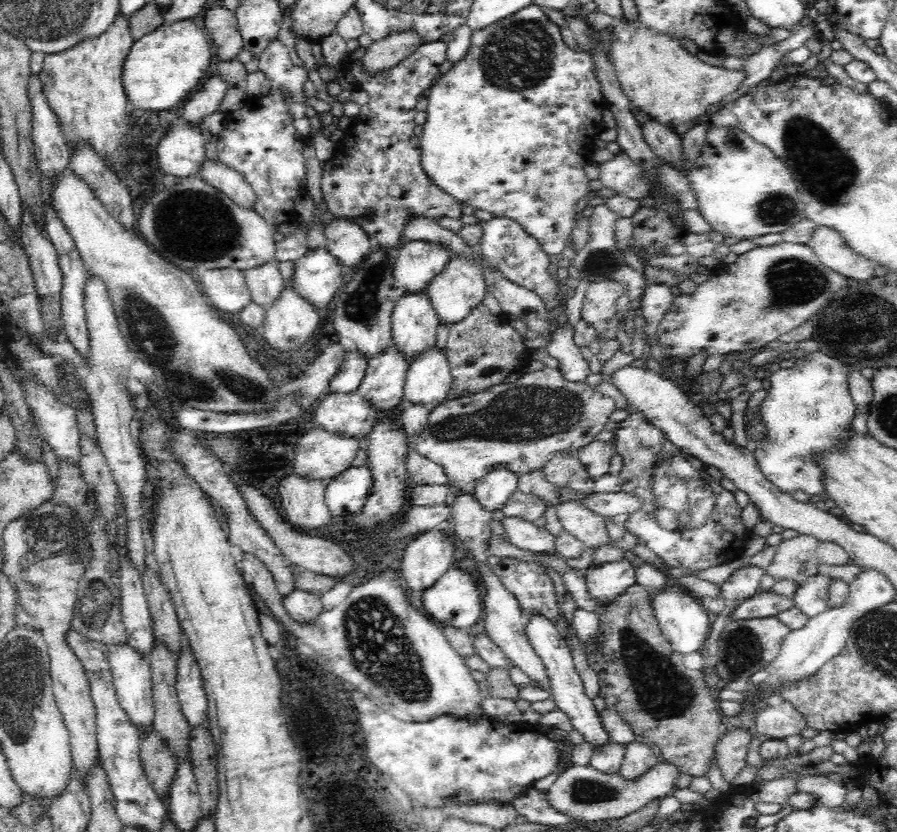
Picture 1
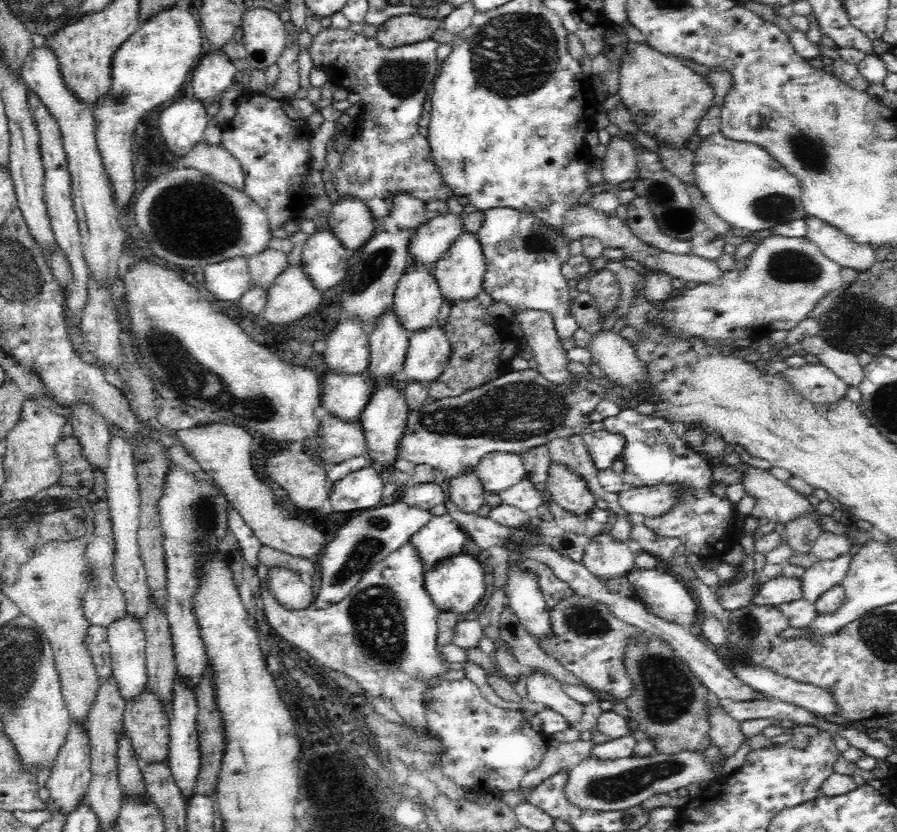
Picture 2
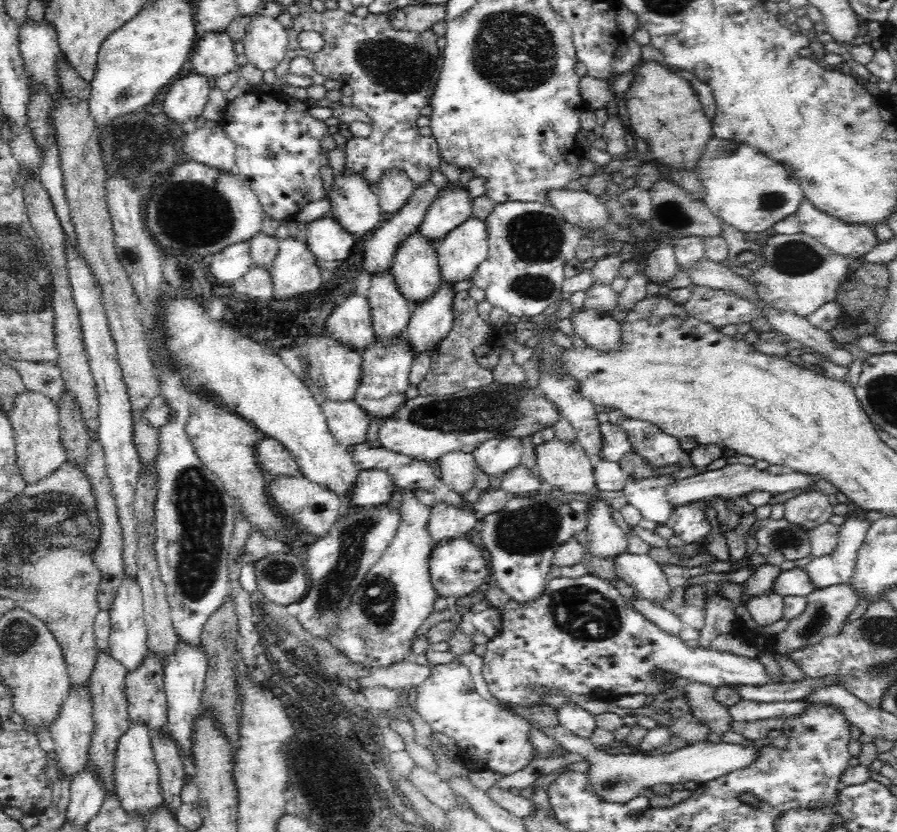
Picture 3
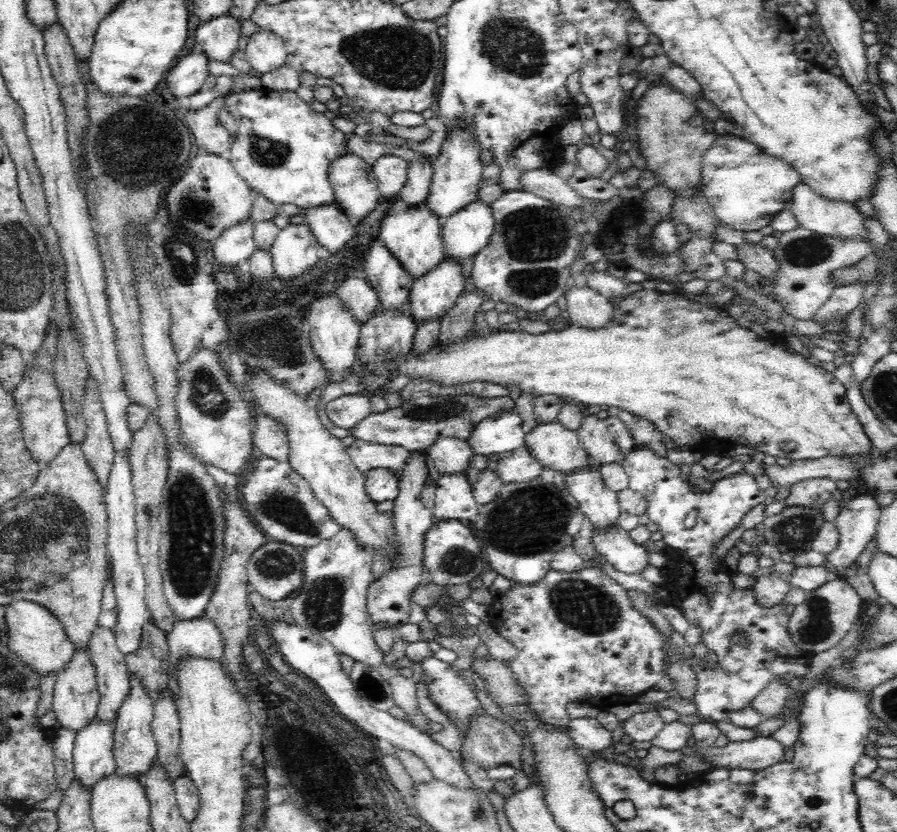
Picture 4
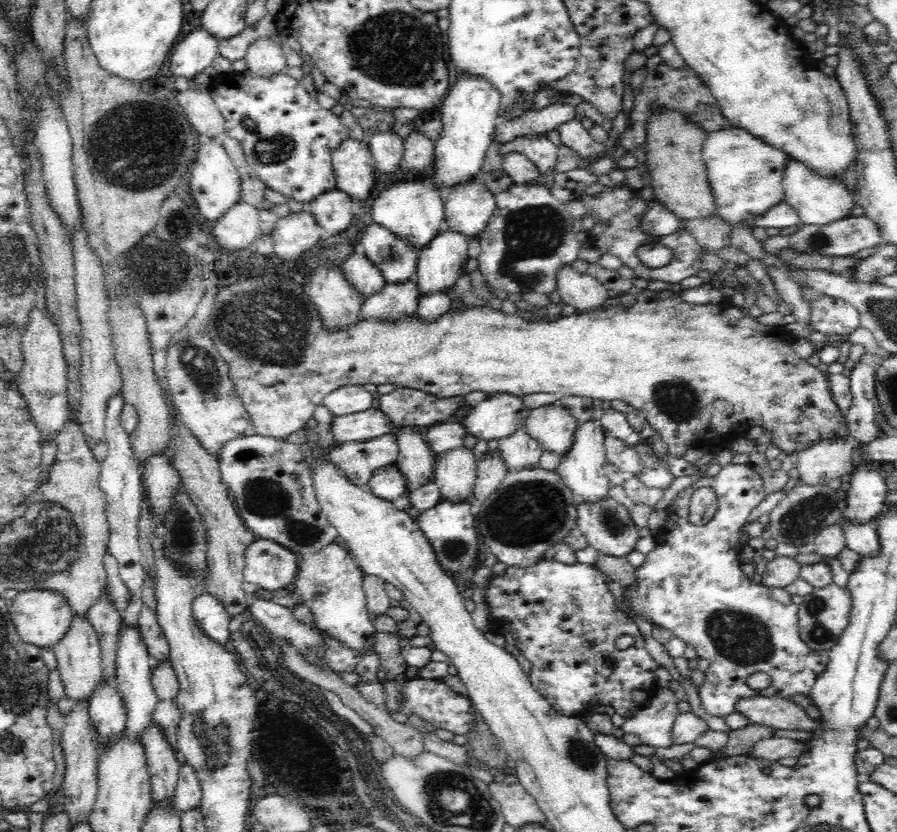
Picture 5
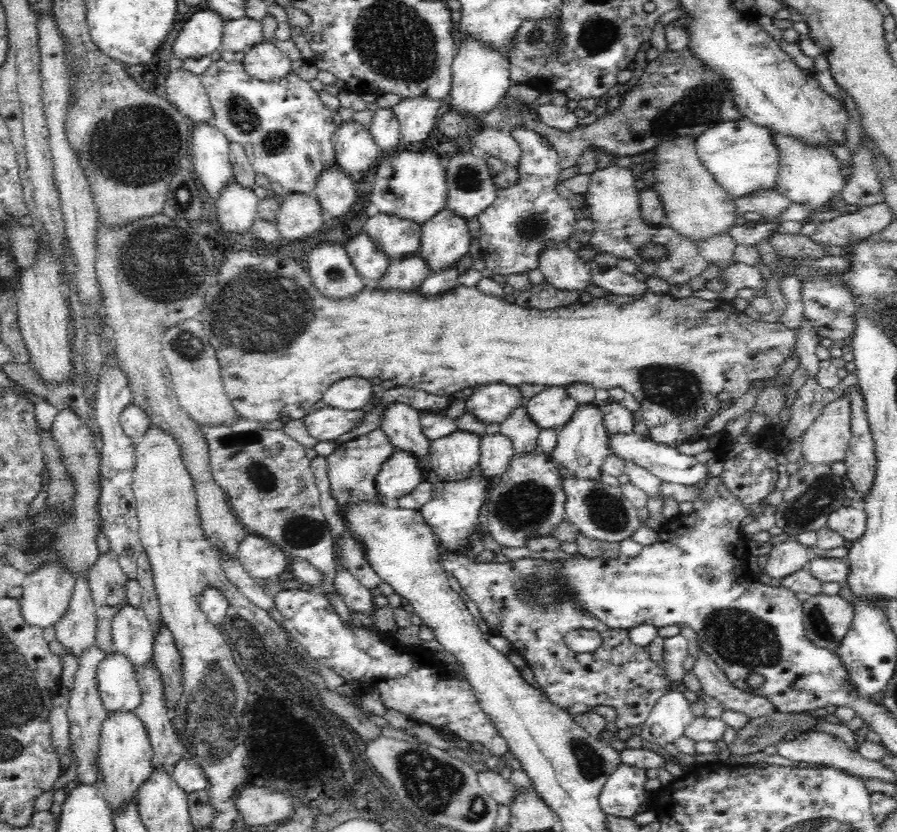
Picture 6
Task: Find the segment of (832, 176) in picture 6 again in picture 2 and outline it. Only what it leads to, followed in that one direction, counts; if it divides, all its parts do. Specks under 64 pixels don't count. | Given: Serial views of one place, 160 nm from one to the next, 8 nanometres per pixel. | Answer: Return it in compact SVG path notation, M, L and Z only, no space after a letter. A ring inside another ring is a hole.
M806 216L805 220L808 228L805 238L814 242L829 261L841 268L864 272L877 261L876 250L872 246L857 245L834 226L816 218Z

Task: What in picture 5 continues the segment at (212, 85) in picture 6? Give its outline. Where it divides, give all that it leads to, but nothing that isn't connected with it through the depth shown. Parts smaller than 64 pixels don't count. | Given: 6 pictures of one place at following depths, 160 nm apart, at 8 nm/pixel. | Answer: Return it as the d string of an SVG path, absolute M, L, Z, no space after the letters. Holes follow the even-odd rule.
M233 72L220 74L216 85L209 91L225 120L224 134L235 138L244 149L245 162L266 186L280 192L288 199L309 206L319 194L336 187L336 177L332 170L332 153L349 136L348 129L340 117L332 111L320 107L316 98L304 88L302 82L287 72L266 77L245 76Z

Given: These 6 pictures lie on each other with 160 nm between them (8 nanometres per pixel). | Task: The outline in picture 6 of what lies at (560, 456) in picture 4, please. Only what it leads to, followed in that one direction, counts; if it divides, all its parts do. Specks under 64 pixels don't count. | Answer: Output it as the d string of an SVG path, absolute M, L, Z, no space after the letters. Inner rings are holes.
M547 387L526 404L528 416L537 428L552 428L556 432L571 420L577 408L578 402L568 395L567 389L559 387Z

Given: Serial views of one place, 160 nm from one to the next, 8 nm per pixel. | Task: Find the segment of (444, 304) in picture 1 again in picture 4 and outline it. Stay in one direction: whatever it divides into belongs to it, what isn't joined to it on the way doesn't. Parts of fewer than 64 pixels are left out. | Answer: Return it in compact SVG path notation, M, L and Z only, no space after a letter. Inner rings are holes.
M479 199L452 214L441 226L446 261L463 264L466 258L475 257L486 248L494 234L495 222L492 207Z

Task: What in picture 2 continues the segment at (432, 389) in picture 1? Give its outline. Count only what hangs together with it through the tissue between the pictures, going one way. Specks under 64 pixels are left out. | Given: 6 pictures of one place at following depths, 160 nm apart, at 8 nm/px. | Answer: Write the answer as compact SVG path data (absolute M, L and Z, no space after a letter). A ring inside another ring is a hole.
M434 324L422 332L410 334L403 371L410 381L435 384L448 368L450 353L445 328Z

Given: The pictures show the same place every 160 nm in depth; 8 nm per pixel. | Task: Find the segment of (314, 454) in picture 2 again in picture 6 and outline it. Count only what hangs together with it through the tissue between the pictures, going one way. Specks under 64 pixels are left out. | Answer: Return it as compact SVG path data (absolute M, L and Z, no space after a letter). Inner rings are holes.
M348 378L331 384L321 398L333 409L358 410L372 398L372 384L366 378Z

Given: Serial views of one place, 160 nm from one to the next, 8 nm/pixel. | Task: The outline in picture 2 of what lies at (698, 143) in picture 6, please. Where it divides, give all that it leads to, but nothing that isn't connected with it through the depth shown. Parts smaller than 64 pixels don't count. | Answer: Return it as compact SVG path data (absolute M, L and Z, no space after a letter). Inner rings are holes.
M720 131L702 138L695 150L693 174L696 186L708 201L709 208L716 216L734 228L744 228L751 233L766 229L774 230L776 226L806 217L801 202L801 186L793 174L788 174L784 166L774 160L764 147L756 143L740 142L738 139L726 138Z

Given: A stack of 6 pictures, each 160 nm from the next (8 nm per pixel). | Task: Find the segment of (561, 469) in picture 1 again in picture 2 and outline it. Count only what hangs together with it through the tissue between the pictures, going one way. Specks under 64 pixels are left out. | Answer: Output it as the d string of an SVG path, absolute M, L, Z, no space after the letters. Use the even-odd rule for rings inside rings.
M582 436L555 438L547 442L550 458L560 464L570 467L572 472L580 475L586 481L588 489L597 499L606 500L610 505L610 511L614 511L617 517L624 516L626 512L619 507L616 493L606 493L597 477L596 465L585 448Z

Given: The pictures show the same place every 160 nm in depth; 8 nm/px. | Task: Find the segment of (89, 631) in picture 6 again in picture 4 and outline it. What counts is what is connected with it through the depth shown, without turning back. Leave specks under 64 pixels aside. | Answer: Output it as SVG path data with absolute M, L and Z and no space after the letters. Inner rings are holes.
M75 650L72 658L58 672L53 696L51 710L56 714L56 722L60 722L60 728L78 733L84 730L97 716L100 691L97 689L96 669L93 668L92 659L87 650Z

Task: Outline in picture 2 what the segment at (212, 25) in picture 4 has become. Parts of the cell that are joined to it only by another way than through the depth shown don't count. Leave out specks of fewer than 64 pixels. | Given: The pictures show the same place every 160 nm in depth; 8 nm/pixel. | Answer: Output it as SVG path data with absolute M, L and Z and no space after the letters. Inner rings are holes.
M213 49L203 58L192 73L189 94L193 100L217 100L220 94L232 84L237 69L232 61L222 53L221 49Z

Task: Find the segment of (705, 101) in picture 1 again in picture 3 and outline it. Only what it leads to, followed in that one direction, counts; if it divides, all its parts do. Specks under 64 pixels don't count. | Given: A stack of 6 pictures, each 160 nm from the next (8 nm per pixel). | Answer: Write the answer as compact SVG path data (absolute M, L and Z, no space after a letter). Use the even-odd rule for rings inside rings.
M641 59L641 63L631 75L629 88L623 95L634 136L645 140L653 162L668 169L684 167L687 170L695 170L708 140L713 137L713 126L712 121L706 116L703 106L700 104L694 86L691 86L691 83L686 82L684 78L676 76L674 72L670 72L668 68L656 64L656 61Z

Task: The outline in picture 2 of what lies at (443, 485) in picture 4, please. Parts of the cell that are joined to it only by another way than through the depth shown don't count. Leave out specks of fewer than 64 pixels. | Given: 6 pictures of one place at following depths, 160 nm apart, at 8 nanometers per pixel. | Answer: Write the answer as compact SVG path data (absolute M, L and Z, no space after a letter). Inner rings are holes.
M446 513L440 517L434 516L408 541L427 571L447 558L462 553L466 539L469 538L464 531Z

